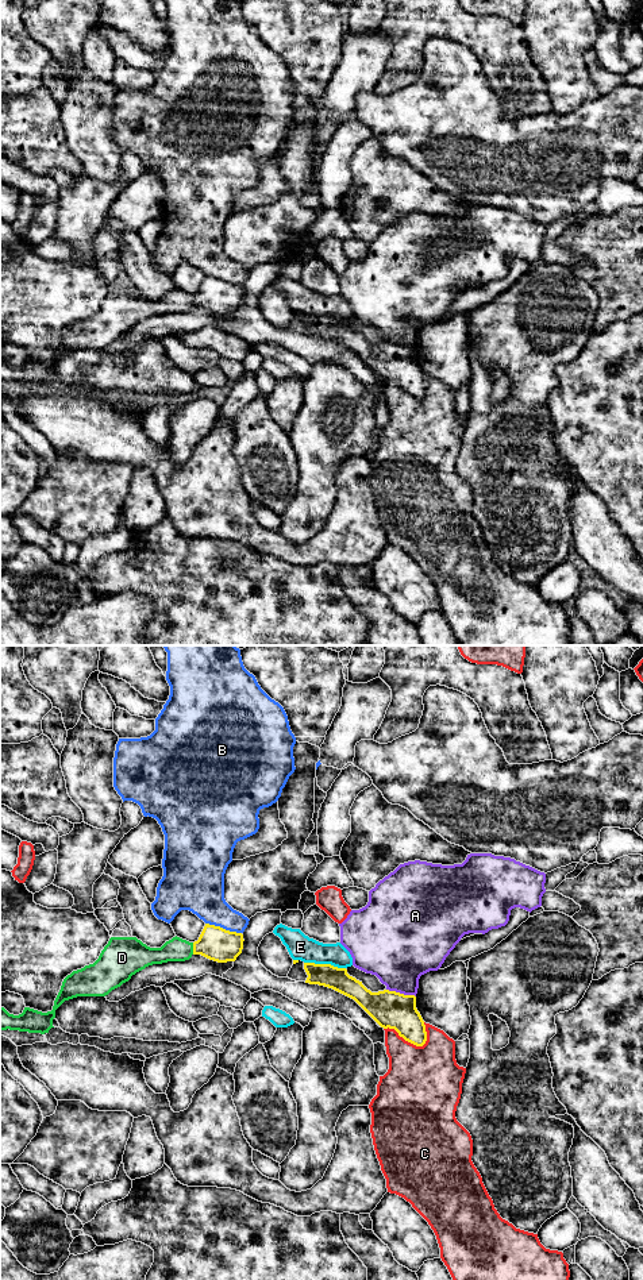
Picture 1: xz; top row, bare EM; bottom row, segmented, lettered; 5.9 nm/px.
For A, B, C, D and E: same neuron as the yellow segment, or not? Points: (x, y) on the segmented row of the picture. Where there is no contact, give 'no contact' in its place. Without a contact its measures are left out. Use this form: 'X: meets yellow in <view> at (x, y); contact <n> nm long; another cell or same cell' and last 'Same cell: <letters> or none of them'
A: meets yellow in xz at (401, 994); contact 180 nm long; another cell
B: meets yellow in xz at (222, 928); contact 220 nm long; another cell
C: meets yellow in xz at (405, 1040); contact 280 nm long; another cell
D: meets yellow in xz at (193, 948); contact 70 nm long; same cell
E: meets yellow in xz at (324, 964); contact 260 nm long; another cell
Same cell: D

